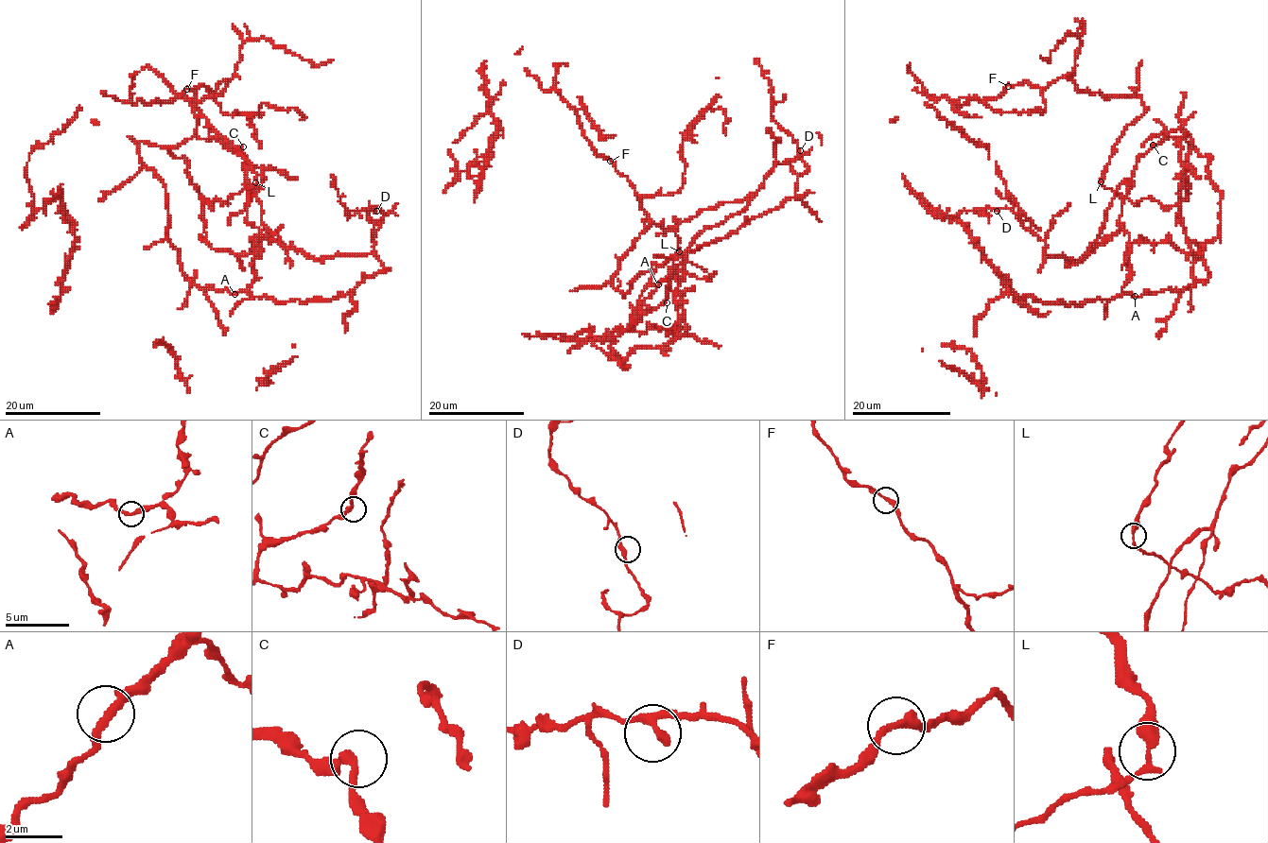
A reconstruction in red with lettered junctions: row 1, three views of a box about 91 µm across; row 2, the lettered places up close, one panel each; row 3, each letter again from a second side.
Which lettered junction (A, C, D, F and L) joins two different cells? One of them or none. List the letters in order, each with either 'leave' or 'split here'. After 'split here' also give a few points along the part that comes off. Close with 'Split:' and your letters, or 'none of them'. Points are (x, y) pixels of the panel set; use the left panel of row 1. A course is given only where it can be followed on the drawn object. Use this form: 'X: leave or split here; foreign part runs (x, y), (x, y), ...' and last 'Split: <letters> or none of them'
A: leave
C: leave
D: leave
F: leave
L: split here; foreign part runs (256, 182), (250, 188), (235, 193), (226, 202), (217, 199), (212, 208), (208, 197)
Split: L

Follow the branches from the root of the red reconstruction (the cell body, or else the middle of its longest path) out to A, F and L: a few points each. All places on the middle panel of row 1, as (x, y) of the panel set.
A: (668, 286), (665, 300), (636, 314), (627, 330), (563, 339), (591, 326), (597, 338), (613, 340), (658, 284)
F: (668, 286), (669, 258), (680, 251), (653, 264), (628, 292), (610, 283), (651, 223), (610, 161)
L: (668, 286), (676, 265), (669, 258), (680, 251)

